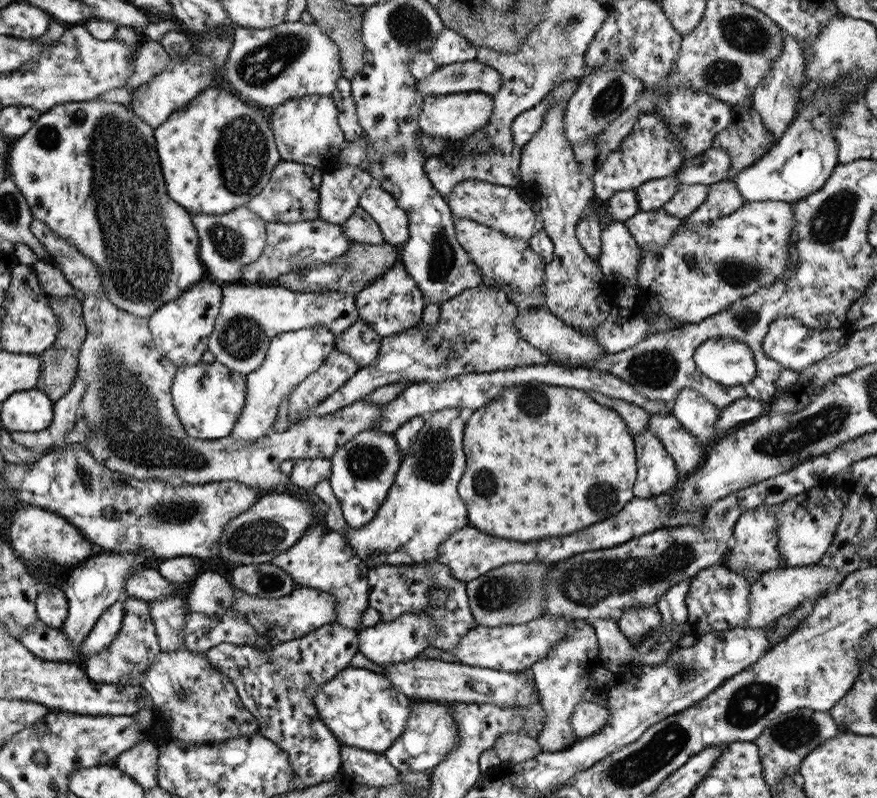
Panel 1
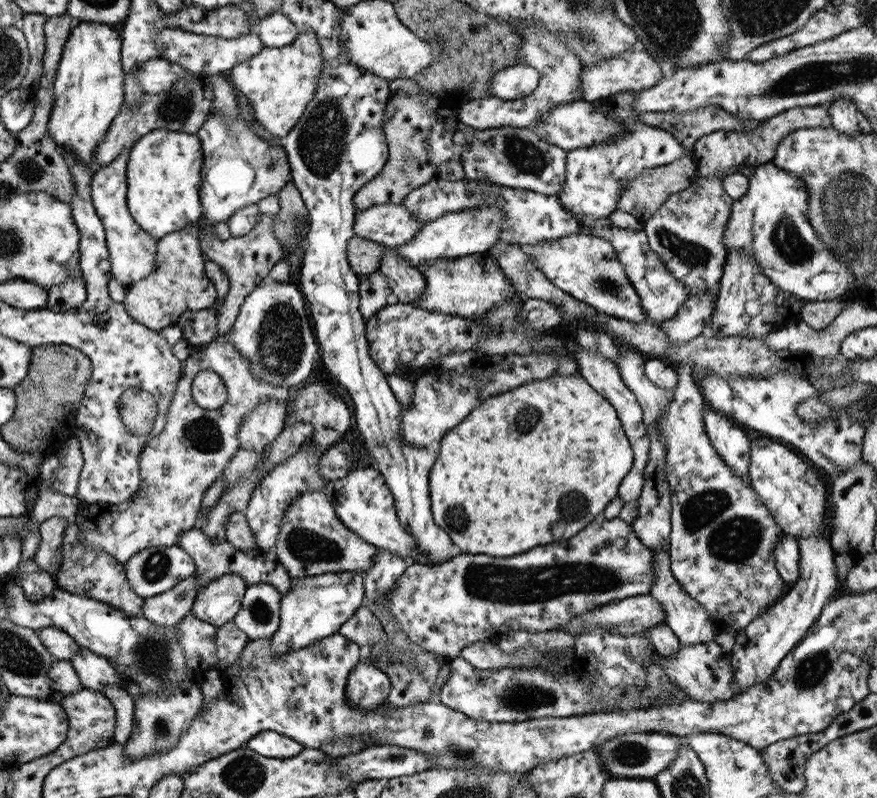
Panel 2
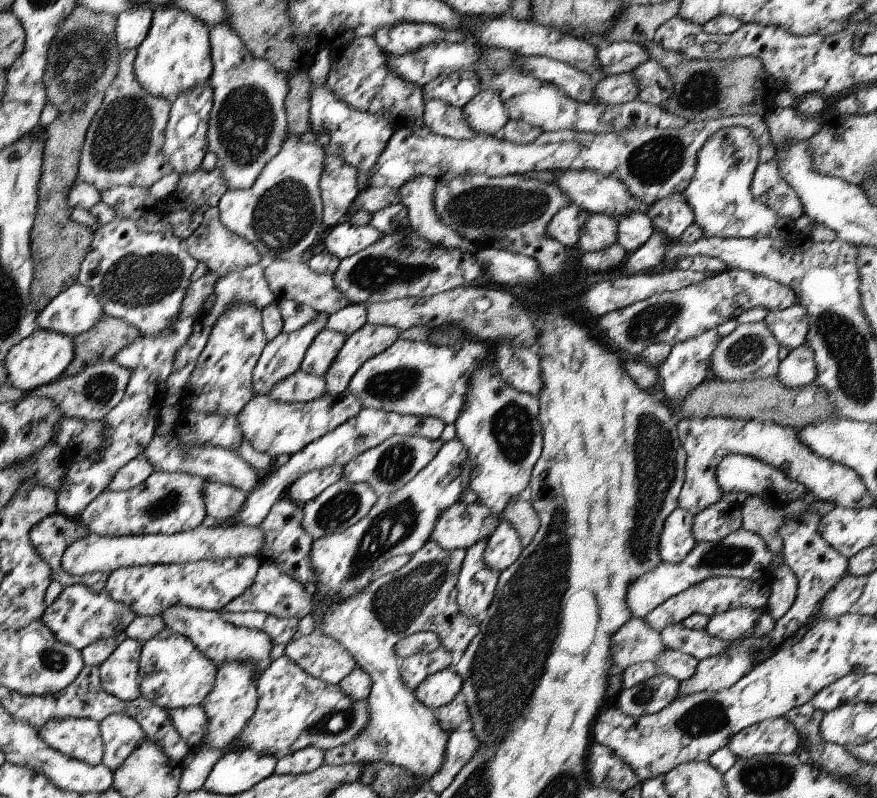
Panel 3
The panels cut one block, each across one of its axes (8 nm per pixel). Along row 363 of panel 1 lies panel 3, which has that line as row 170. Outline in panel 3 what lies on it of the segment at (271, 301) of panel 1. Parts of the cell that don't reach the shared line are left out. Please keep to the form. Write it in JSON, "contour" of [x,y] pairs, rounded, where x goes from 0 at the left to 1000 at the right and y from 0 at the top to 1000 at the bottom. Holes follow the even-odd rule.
{"contour":[[[258,28],[237,35],[237,58],[242,90],[235,108],[242,114],[242,135],[236,153],[236,190],[245,193],[251,223],[259,237],[281,238],[286,234],[304,203],[319,190],[326,173],[324,124],[330,110],[322,91],[314,89],[302,75],[291,74],[283,68]]]}

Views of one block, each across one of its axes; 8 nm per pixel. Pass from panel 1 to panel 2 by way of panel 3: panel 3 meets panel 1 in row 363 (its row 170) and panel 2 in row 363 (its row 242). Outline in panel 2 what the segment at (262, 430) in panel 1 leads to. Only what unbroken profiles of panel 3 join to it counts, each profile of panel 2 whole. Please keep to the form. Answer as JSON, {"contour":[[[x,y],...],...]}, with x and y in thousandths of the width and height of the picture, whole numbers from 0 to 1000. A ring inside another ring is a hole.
{"contour":[[[307,348],[278,371],[263,411],[257,419],[266,436],[284,452],[284,466],[293,479],[324,486],[326,490],[345,479],[357,461],[364,439],[355,421],[348,372],[339,357]]]}

